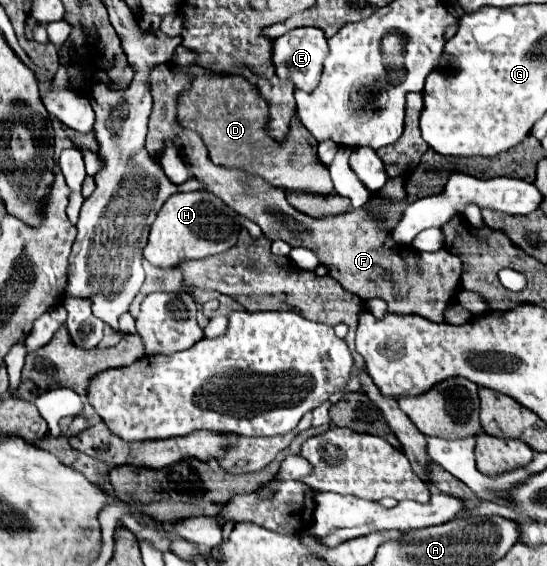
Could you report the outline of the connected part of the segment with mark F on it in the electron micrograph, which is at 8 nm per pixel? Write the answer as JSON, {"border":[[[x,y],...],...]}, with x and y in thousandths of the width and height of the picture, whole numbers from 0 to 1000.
{"border":[[[285,115],[274,129],[274,154],[282,168],[282,193],[274,203],[274,228],[267,242],[267,263],[285,277],[296,263],[296,246],[311,242],[314,253],[325,260],[329,277],[336,281],[351,313],[366,313],[377,320],[377,334],[402,348],[417,366],[424,366],[442,383],[464,390],[483,419],[494,426],[516,422],[534,436],[559,436],[574,443],[589,468],[600,472],[600,486],[622,496],[622,504],[654,521],[662,532],[673,525],[695,525],[709,535],[709,549],[724,557],[768,557],[793,571],[812,571],[812,549],[819,535],[830,532],[830,521],[841,507],[845,486],[845,461],[841,454],[819,447],[815,440],[793,447],[771,447],[753,433],[724,433],[717,415],[691,401],[691,387],[698,373],[691,362],[669,359],[658,369],[636,373],[614,383],[574,387],[563,383],[537,366],[527,362],[523,341],[483,323],[475,313],[457,313],[439,306],[435,299],[413,299],[380,284],[380,267],[369,246],[329,224],[322,217],[322,175],[329,161],[344,157],[347,133],[344,129],[318,129],[311,115]]]}

